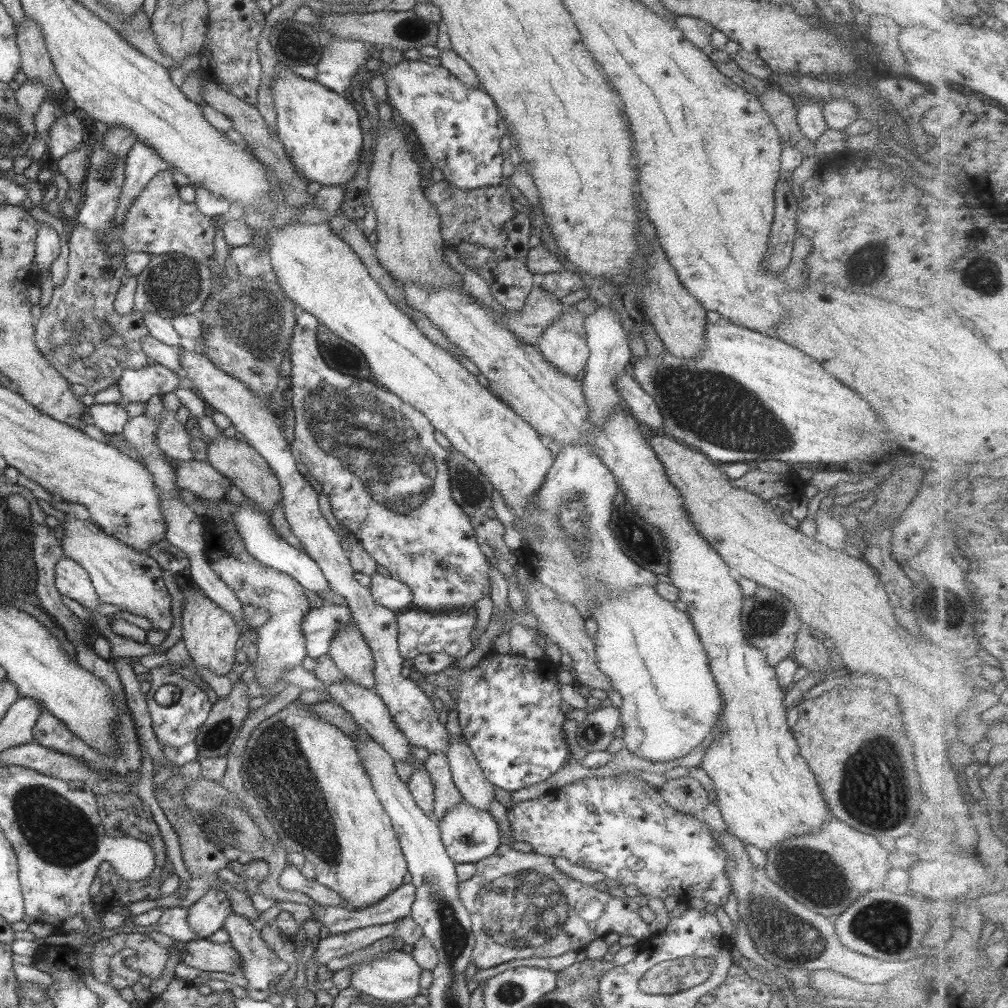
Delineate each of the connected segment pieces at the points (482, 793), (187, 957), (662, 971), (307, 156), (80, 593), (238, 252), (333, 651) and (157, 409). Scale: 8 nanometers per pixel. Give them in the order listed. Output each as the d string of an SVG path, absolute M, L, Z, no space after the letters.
M447 733L446 740L448 740L446 756L452 780L463 796L463 801L473 808L489 811L490 803L495 799L494 785L486 780L464 738Z
M210 939L188 941L179 953L182 964L208 972L234 973L239 968L240 956L228 943L214 943Z
M706 957L670 959L654 964L642 975L638 987L651 995L672 995L706 982L717 962Z
M278 64L272 92L278 113L277 136L298 176L310 183L344 186L354 178L353 169L362 150L362 128L358 111L350 102L315 80L306 80Z
M63 557L58 561L55 570L55 585L60 594L76 600L92 612L109 616L122 611L114 605L101 604L89 574L72 559Z
M269 242L261 247L254 245L232 247L230 258L236 265L241 278L274 276L274 270L272 270L272 264L270 264Z
M354 623L345 624L339 630L327 654L349 682L367 689L374 688L376 679L373 652Z
M155 395L153 399L148 400L142 416L157 420L159 426L157 426L156 444L164 454L182 461L189 461L193 458L190 442L194 439L186 431L184 425L176 419L176 412L164 409L162 396Z

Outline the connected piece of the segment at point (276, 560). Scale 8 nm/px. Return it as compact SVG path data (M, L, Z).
M229 486L224 501L232 501L237 504L233 519L235 520L239 535L244 541L244 548L246 548L248 554L252 555L262 564L270 566L270 568L293 576L306 590L312 590L312 592L316 593L322 592L323 590L331 590L329 582L326 580L326 577L316 562L314 562L306 552L293 548L280 537L274 529L274 526L270 523L266 512L255 506L244 496L241 490L238 490L235 486Z

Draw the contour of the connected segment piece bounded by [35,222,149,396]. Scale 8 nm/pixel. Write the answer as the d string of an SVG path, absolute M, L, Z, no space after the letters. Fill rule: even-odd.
M76 222L70 232L68 275L63 284L54 288L51 301L48 306L42 309L42 314L36 326L36 348L39 348L41 355L44 355L54 368L64 378L69 380L71 385L82 384L86 386L88 395L96 395L108 388L111 384L117 383L124 369L146 368L147 356L142 350L142 340L149 335L148 328L141 318L140 313L131 312L128 315L118 315L115 310L115 301L118 290L124 284L128 276L123 255L108 257L105 246L101 244L101 234L88 230L85 226ZM110 269L112 276L102 278L102 271Z

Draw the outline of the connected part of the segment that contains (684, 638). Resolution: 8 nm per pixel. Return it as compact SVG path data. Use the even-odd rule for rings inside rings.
M597 580L597 582L591 582L591 584L589 584L589 591L595 594L595 600L591 602L591 616L589 616L589 618L596 620L599 626L597 636L594 638L598 659L597 665L612 681L613 690L616 690L616 692L622 696L622 706L618 709L621 712L621 723L622 728L624 728L624 738L622 740L624 741L625 749L632 752L635 756L646 759L652 763L670 762L671 760L686 757L700 742L703 742L709 732L713 732L717 718L723 707L720 691L716 686L716 681L708 666L709 662L706 651L696 634L694 625L687 611L680 611L674 606L673 602L664 600L655 591L655 587L652 586L635 586L635 588L629 588L629 590L607 590L607 588Z

